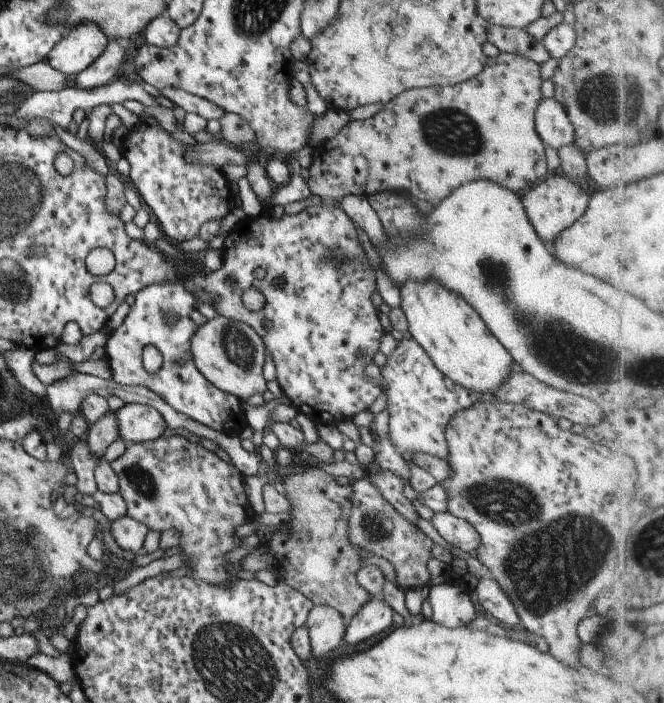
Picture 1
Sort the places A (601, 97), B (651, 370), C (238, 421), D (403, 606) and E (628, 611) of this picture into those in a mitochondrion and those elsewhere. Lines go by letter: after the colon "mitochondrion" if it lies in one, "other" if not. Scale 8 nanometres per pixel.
A: mitochondrion
B: mitochondrion
C: other
D: other
E: other

